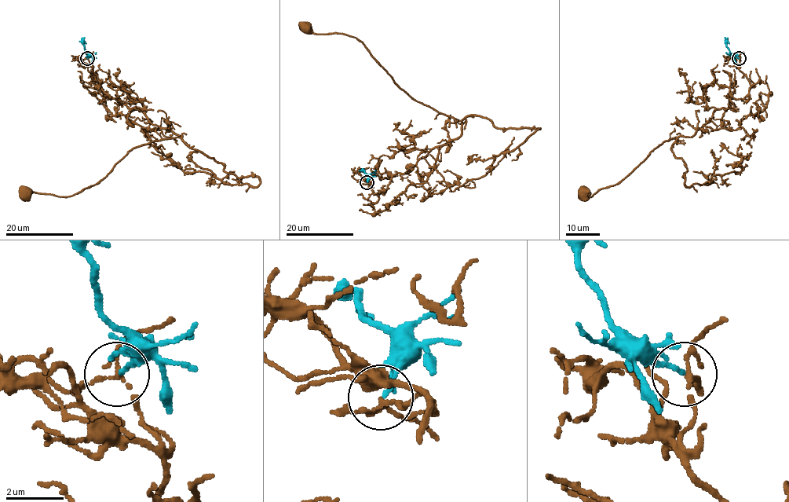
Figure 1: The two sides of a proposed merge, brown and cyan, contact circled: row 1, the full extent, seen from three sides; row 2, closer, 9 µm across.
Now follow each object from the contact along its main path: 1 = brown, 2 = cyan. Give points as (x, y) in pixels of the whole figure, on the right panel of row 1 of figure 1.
1: (738, 58), (750, 86), (743, 98), (731, 98), (692, 135), (655, 147), (620, 181), (589, 197), (582, 192)
2: (738, 58), (730, 52), (725, 37)

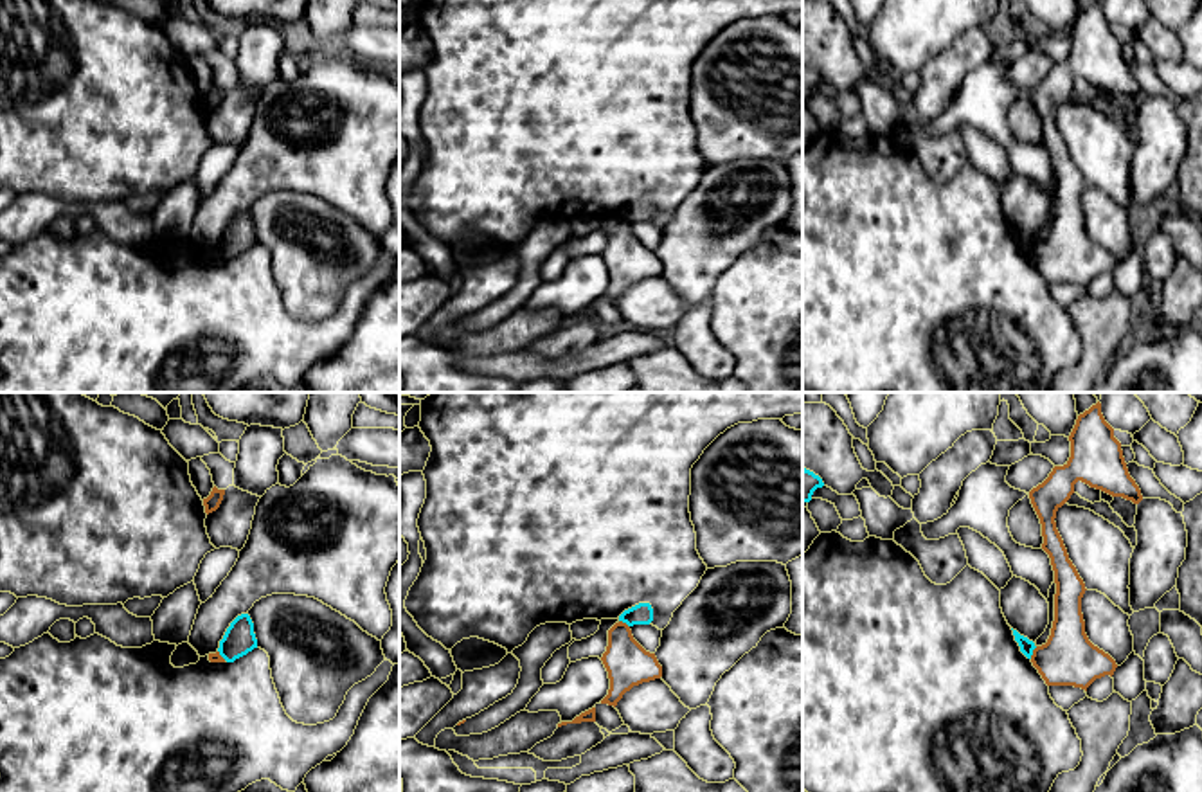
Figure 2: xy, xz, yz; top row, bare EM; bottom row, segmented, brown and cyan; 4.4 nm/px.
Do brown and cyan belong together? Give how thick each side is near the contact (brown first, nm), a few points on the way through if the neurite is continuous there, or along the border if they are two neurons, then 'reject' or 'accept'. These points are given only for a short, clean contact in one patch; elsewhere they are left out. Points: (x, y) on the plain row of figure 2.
calibres 240 and 60 nm; border yz (1037, 243), (1030, 254); reject

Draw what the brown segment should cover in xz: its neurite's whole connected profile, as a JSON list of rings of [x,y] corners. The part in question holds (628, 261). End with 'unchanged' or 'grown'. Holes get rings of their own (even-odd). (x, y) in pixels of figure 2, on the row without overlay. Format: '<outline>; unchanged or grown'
[[[619,218],[608,227],[608,243],[601,254],[610,286],[601,301],[617,302],[626,288],[642,279],[662,274],[655,250],[646,248],[632,232],[626,220]]]; unchanged

